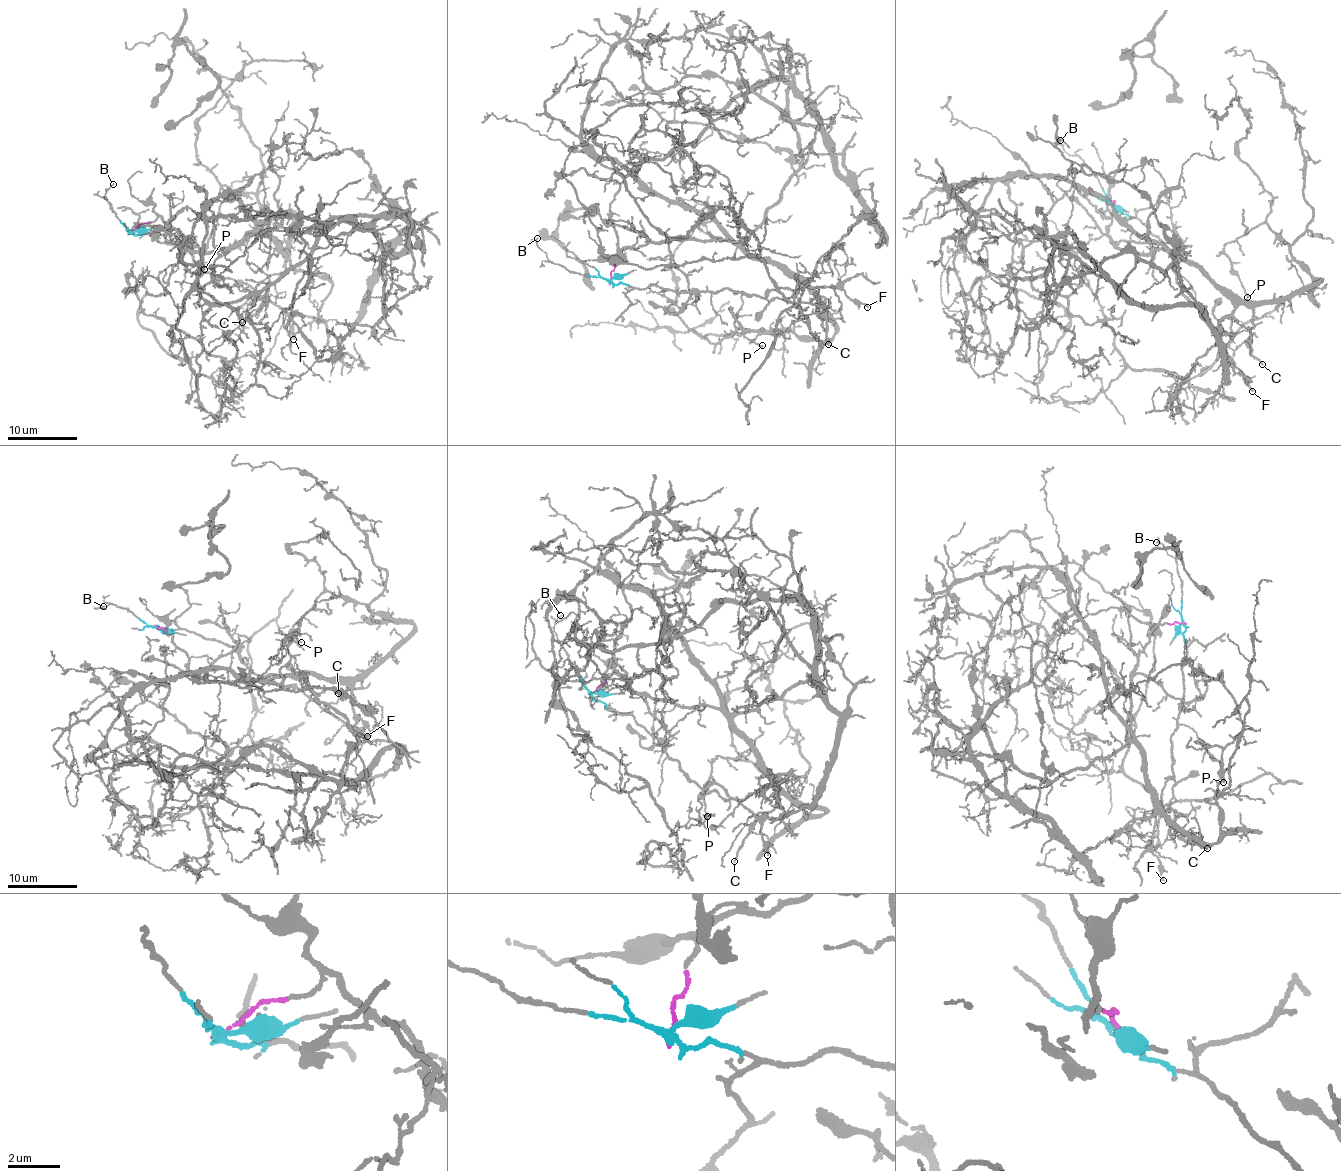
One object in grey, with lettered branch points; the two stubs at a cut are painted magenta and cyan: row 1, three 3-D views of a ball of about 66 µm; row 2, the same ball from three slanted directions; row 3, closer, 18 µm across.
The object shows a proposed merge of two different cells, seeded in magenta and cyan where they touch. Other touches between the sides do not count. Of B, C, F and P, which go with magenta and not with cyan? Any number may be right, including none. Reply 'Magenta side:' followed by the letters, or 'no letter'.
Magenta side: C, P

